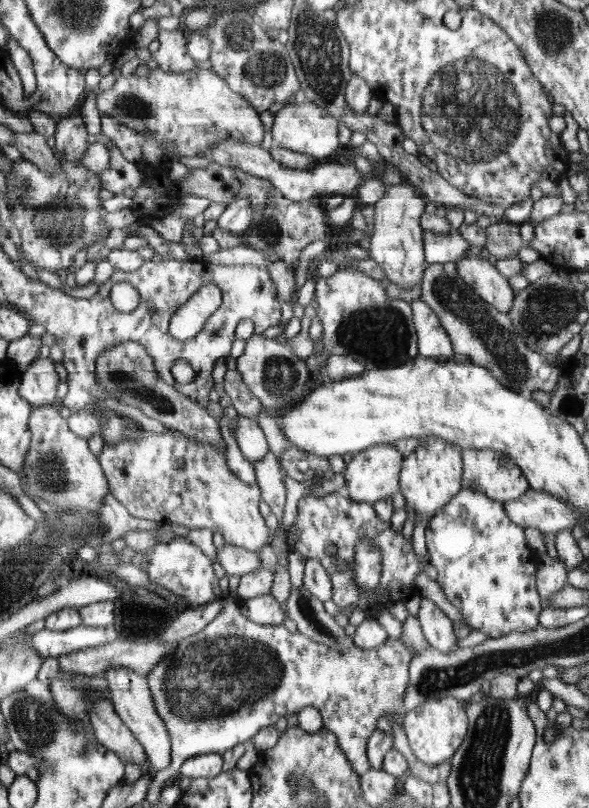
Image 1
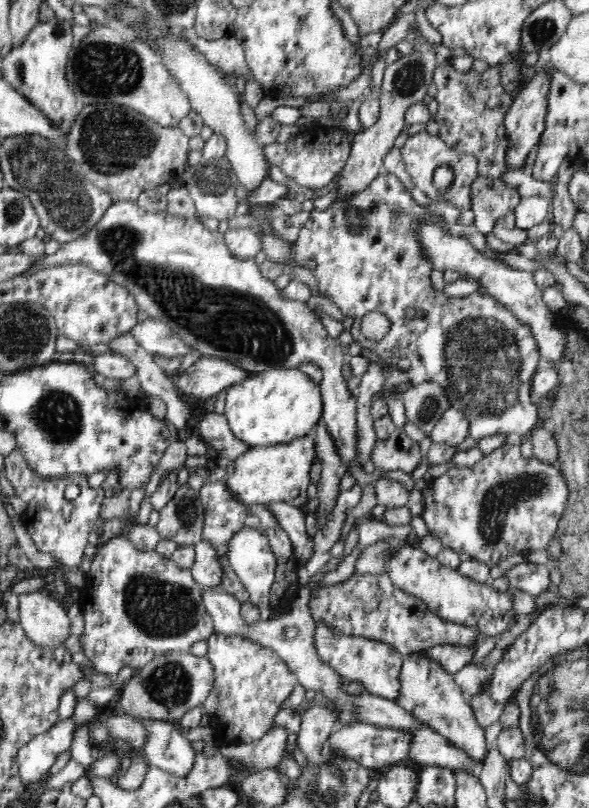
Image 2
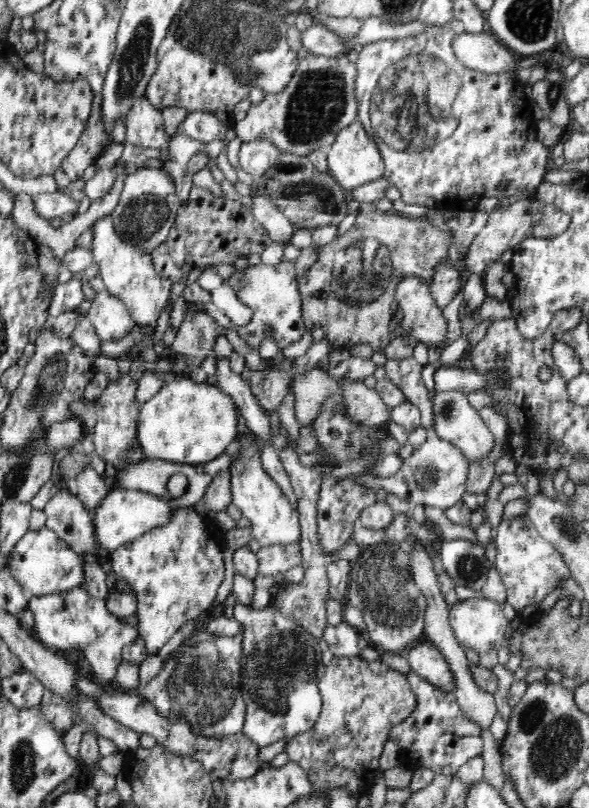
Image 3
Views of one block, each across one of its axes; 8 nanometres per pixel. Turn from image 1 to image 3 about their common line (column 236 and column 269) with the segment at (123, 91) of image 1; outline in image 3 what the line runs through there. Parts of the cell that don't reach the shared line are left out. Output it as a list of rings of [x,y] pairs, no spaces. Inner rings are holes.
[[[339,53],[338,58],[309,54],[298,60],[294,73],[283,89],[279,92],[266,91],[263,101],[251,104],[246,116],[233,124],[236,134],[242,141],[266,137],[280,149],[280,152],[290,154],[308,154],[318,148],[328,150],[337,138],[337,132],[357,120],[356,80],[357,65],[348,62],[346,53]]]

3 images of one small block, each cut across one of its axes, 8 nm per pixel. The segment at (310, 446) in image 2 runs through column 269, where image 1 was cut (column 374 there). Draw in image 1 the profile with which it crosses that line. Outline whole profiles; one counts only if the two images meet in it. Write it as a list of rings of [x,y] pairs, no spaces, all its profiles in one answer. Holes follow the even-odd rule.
[[[378,445],[354,454],[343,470],[346,478],[345,494],[358,503],[374,504],[392,498],[400,491],[402,463],[405,457],[391,445]]]

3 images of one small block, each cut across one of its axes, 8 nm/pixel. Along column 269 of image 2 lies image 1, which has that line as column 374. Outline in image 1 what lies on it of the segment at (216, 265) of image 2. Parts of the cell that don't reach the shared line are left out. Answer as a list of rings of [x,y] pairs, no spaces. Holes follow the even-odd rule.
[[[352,268],[338,269],[337,272],[330,276],[330,278],[317,278],[312,281],[312,285],[315,288],[316,302],[318,302],[319,307],[317,308],[317,316],[320,318],[322,324],[322,340],[321,342],[332,352],[332,355],[345,355],[356,360],[359,364],[365,367],[365,370],[378,370],[386,368],[399,368],[404,364],[410,363],[414,358],[420,355],[420,349],[417,345],[417,329],[416,324],[413,320],[413,309],[412,304],[404,300],[388,298],[386,296],[386,290],[382,287],[382,284],[370,276],[366,276],[364,272],[360,270],[352,270]]]

